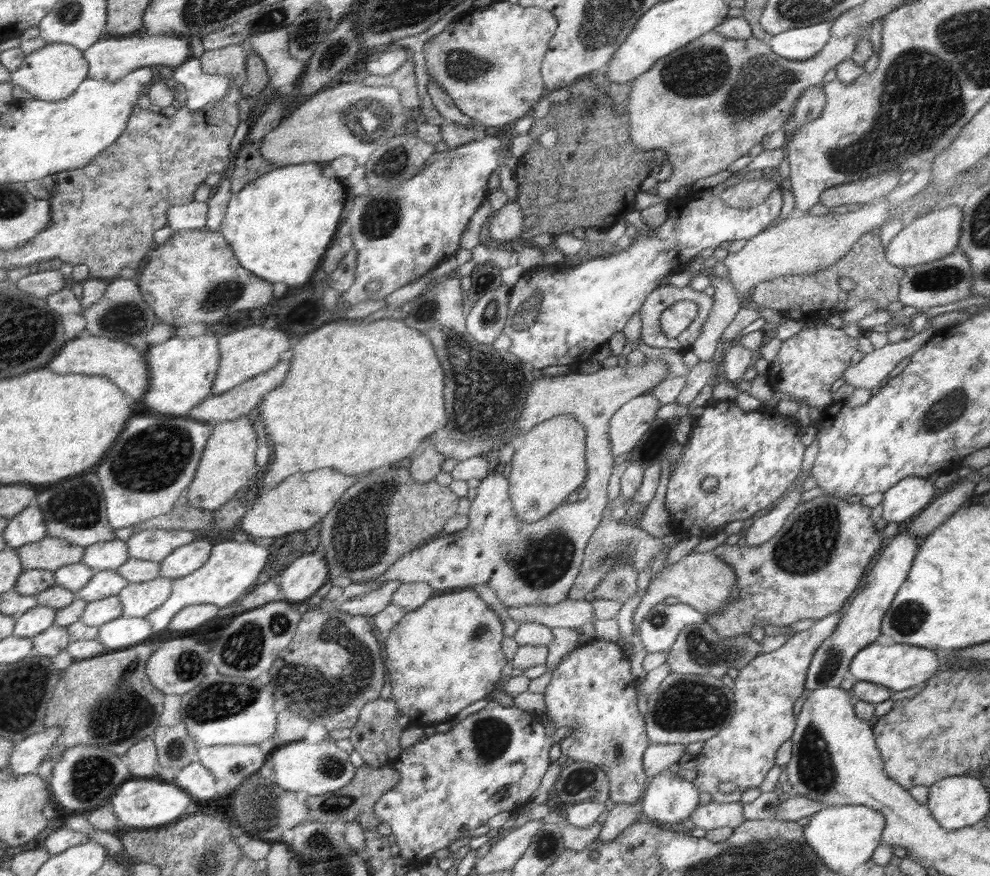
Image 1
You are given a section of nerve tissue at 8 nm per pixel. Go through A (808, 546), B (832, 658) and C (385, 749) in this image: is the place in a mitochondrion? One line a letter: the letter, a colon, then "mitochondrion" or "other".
A: mitochondrion
B: mitochondrion
C: other

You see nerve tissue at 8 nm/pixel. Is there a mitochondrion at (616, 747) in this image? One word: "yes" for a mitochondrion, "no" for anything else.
yes

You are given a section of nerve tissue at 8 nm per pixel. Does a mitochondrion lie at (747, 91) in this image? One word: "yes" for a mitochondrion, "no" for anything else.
yes

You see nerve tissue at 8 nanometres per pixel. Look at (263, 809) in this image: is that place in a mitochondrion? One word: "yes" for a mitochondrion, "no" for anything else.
yes

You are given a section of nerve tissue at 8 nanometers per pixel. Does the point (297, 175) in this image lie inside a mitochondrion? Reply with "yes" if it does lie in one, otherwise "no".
no

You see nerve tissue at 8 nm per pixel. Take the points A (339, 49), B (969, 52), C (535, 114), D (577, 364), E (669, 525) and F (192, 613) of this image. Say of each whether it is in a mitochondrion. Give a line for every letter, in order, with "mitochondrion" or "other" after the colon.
A: mitochondrion
B: mitochondrion
C: other
D: other
E: other
F: other

